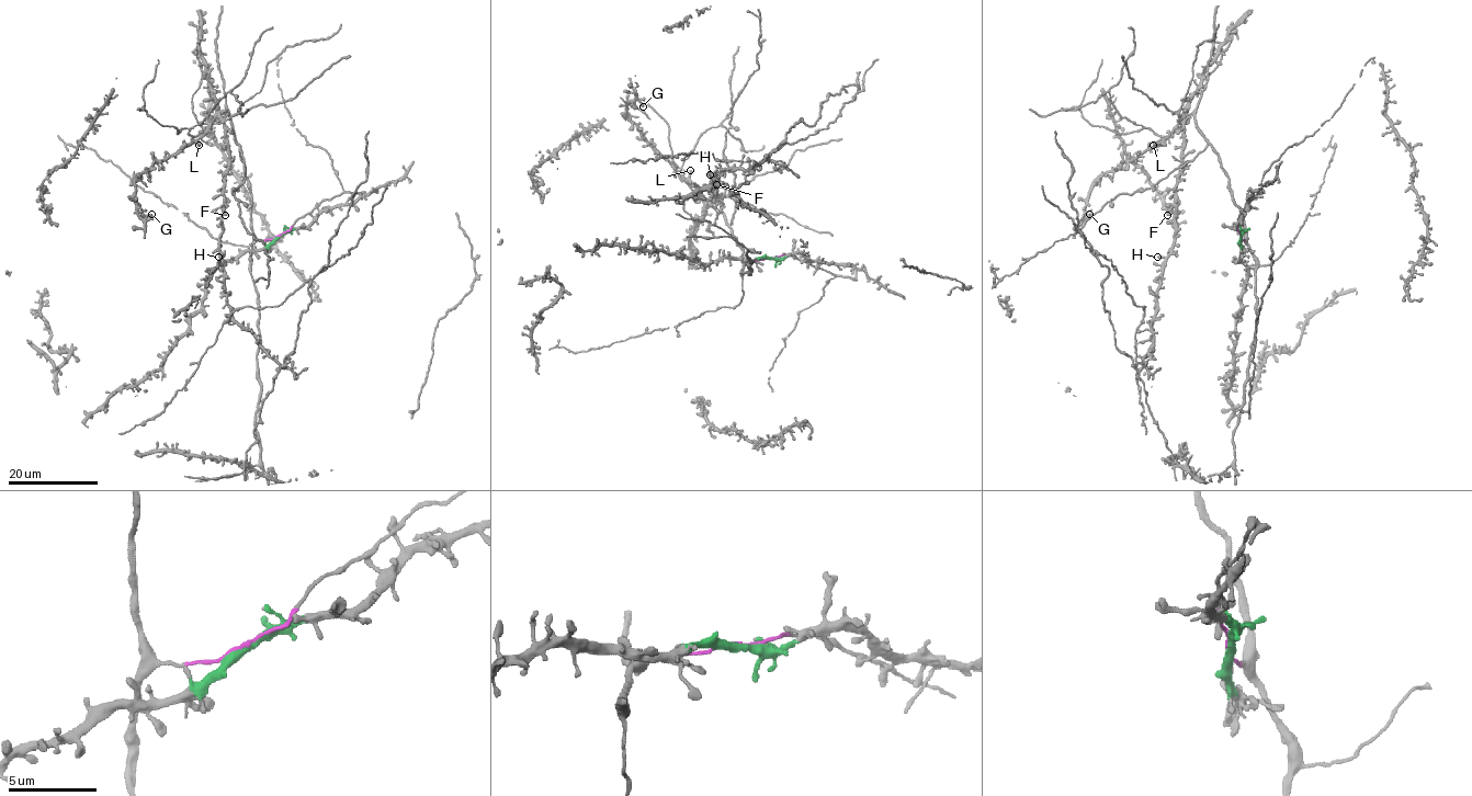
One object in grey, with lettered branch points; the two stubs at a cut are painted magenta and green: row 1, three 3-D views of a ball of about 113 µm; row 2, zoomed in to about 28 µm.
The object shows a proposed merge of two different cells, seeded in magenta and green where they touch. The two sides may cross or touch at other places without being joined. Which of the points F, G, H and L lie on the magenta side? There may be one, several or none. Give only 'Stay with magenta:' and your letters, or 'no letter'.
Stay with magenta: F, G, H, L

